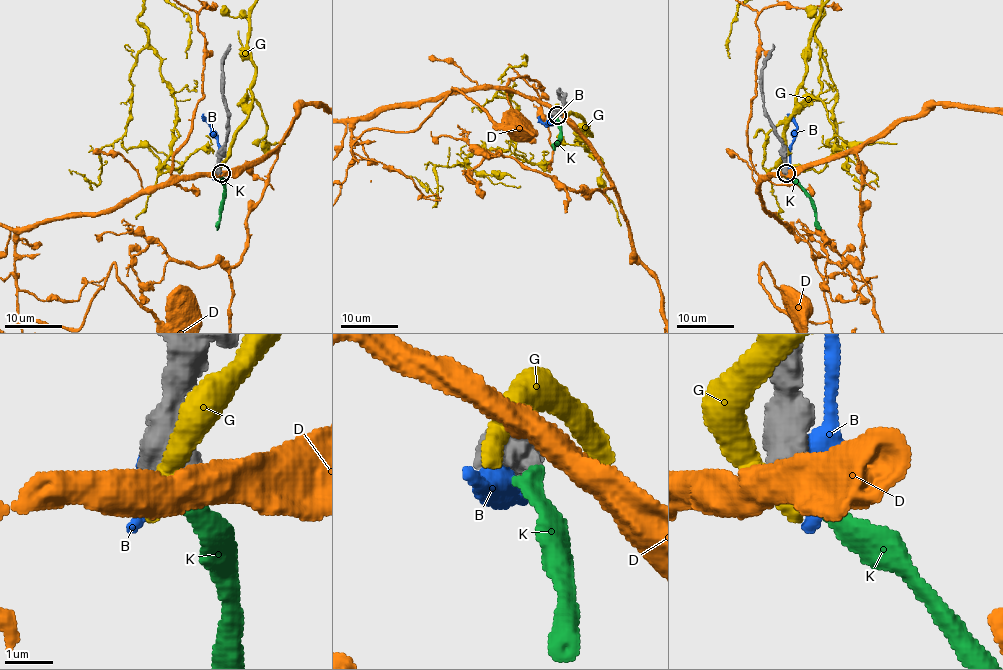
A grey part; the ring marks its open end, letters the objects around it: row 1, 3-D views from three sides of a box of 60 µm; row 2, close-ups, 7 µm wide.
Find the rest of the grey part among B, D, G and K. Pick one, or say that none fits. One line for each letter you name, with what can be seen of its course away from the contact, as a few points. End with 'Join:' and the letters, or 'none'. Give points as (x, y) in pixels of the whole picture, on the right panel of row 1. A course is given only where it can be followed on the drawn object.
K: it runs (786, 174), (807, 197), (815, 223), (820, 230)
Join: K

